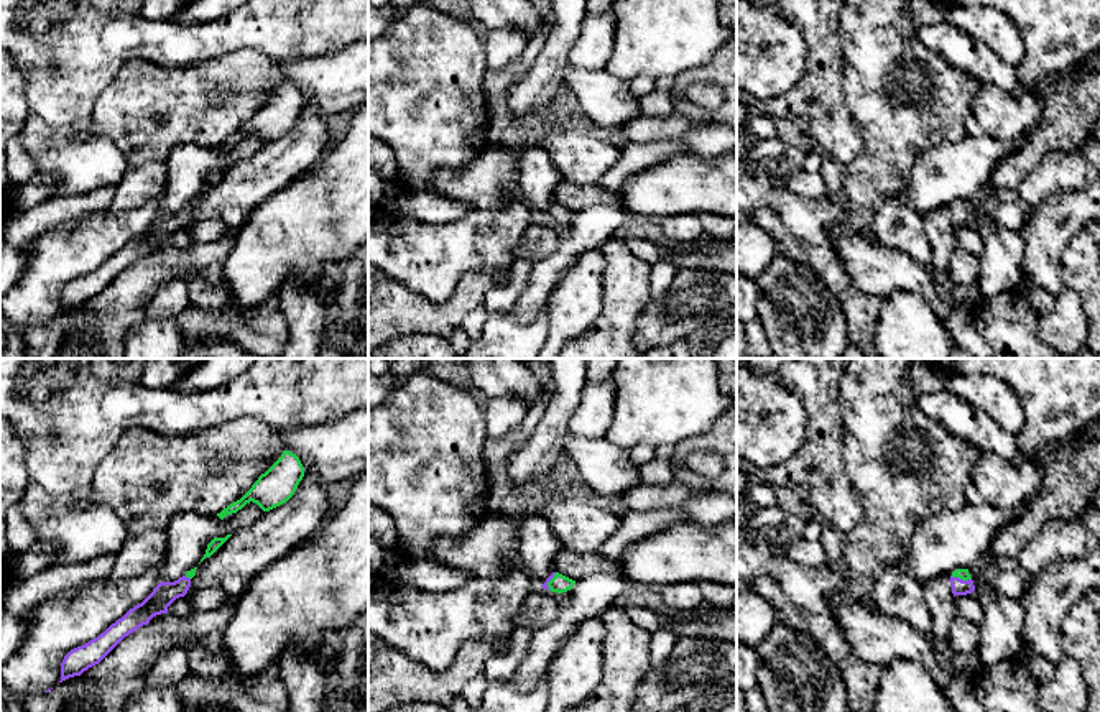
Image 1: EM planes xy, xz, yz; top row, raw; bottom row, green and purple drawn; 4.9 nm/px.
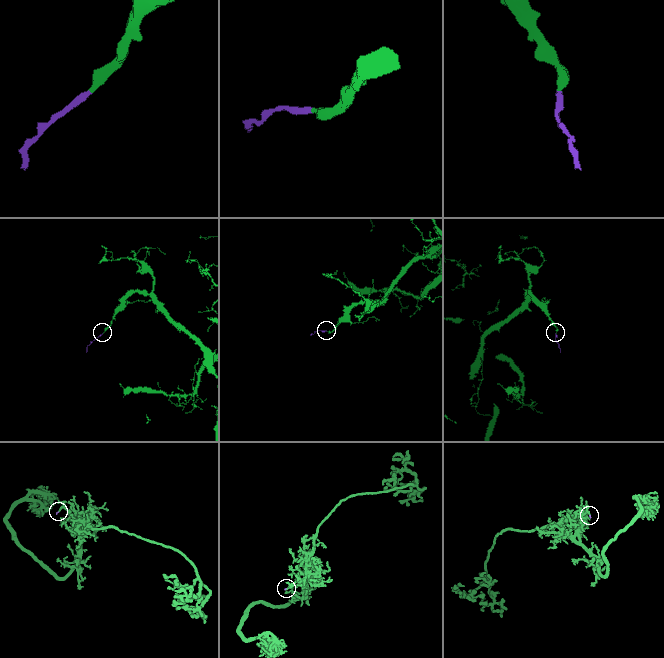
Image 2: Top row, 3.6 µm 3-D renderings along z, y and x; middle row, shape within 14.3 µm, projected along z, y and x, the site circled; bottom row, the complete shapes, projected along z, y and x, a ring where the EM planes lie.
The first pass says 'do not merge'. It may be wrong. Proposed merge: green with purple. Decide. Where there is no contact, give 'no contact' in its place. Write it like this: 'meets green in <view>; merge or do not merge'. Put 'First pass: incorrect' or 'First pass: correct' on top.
First pass: incorrect
meets green in yz; merge

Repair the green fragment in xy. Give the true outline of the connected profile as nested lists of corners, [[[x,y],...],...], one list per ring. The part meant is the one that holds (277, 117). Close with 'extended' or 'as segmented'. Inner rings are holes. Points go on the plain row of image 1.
[[[283,82],[281,89],[258,109],[252,120],[240,132],[217,145],[217,148],[224,151],[250,133],[257,135],[263,143],[270,143],[294,127],[303,109],[304,99],[299,89],[289,82]]]; as segmented

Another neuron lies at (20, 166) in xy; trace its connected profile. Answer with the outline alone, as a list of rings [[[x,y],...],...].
[[[18,135],[12,136],[5,146],[7,174],[13,186],[26,183],[36,173],[36,163],[20,141]]]

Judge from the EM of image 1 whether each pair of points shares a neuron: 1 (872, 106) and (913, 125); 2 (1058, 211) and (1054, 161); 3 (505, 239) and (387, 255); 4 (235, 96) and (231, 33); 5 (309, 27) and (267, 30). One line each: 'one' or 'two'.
1: one
2: two
3: one
4: two
5: one

